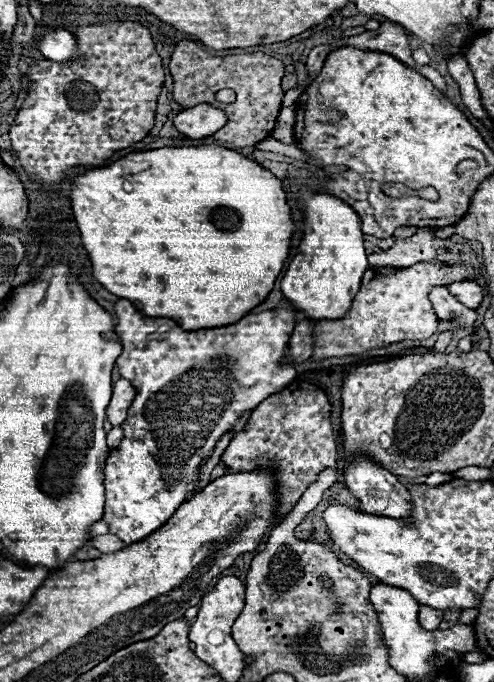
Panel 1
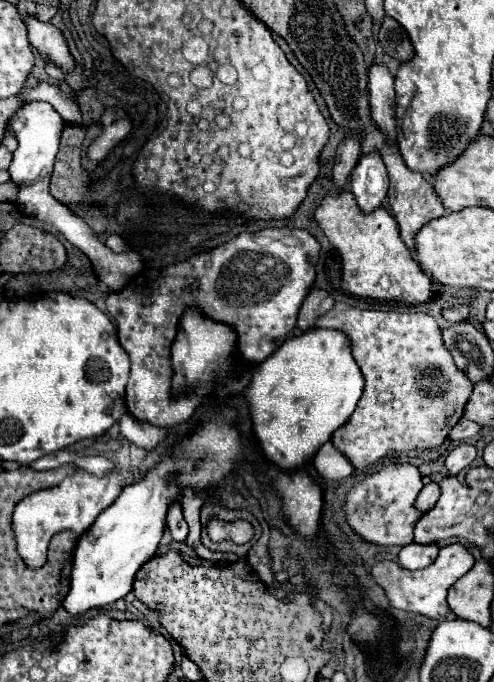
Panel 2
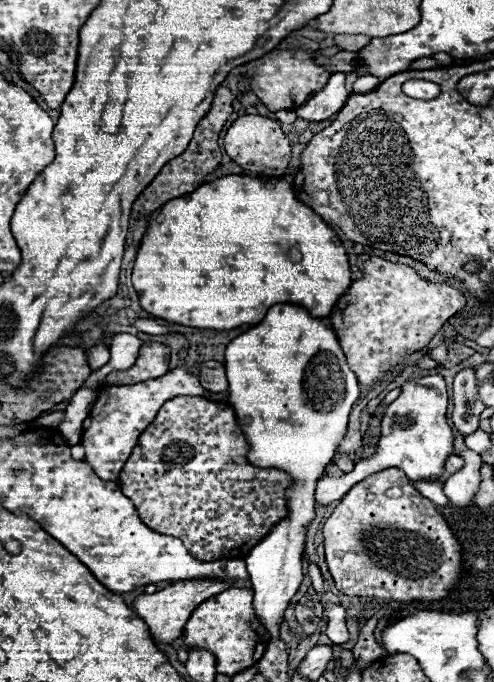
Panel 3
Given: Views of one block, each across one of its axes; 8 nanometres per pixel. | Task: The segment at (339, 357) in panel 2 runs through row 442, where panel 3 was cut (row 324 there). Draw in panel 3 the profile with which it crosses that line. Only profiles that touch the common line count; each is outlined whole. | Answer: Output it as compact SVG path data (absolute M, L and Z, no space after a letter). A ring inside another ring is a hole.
M294 304L272 306L260 324L234 338L226 348L224 364L228 376L228 404L236 408L236 420L240 422L240 430L244 430L244 438L248 438L248 460L260 468L276 466L292 474L288 518L284 518L280 526L274 526L268 538L262 538L244 558L254 590L256 614L270 636L278 638L284 610L302 582L306 532L316 516L316 482L322 478L346 436L348 416L358 398L358 384L356 376L346 366L346 356L336 334L326 328L322 318L312 318L308 310ZM320 352L334 354L342 364L344 380L354 380L352 392L346 392L344 402L330 412L316 412L302 388L306 366Z

